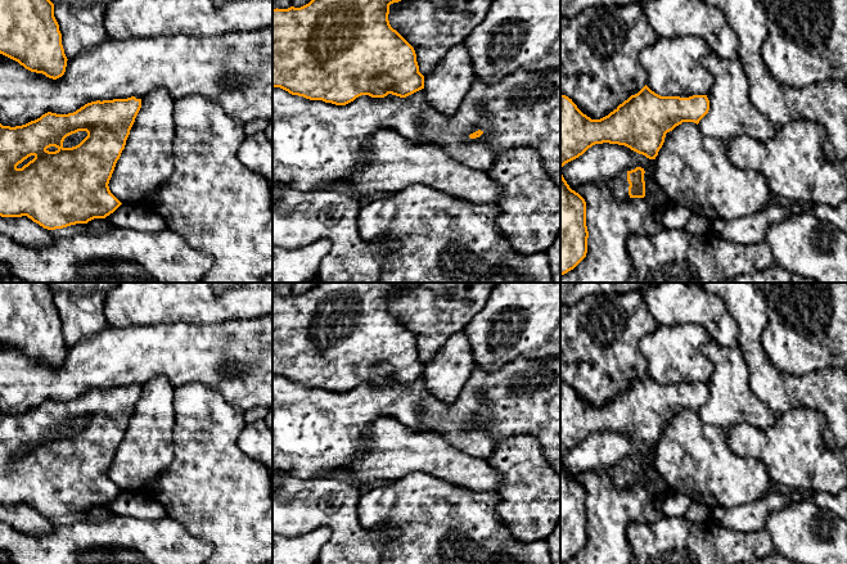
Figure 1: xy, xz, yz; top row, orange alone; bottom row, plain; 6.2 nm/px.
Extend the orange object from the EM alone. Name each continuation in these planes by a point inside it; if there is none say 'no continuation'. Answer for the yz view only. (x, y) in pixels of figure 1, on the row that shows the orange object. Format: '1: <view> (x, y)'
1: yz (620, 186)

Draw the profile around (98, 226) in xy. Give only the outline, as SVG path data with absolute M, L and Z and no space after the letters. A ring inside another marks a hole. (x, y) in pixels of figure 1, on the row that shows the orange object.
M94 218L86 224L87 233L94 235L103 235L113 229L113 225L105 218Z

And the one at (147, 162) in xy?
M154 89L141 99L141 108L108 184L111 193L121 203L149 206L148 197L171 177L175 170L172 153L174 112L175 99L166 89Z

